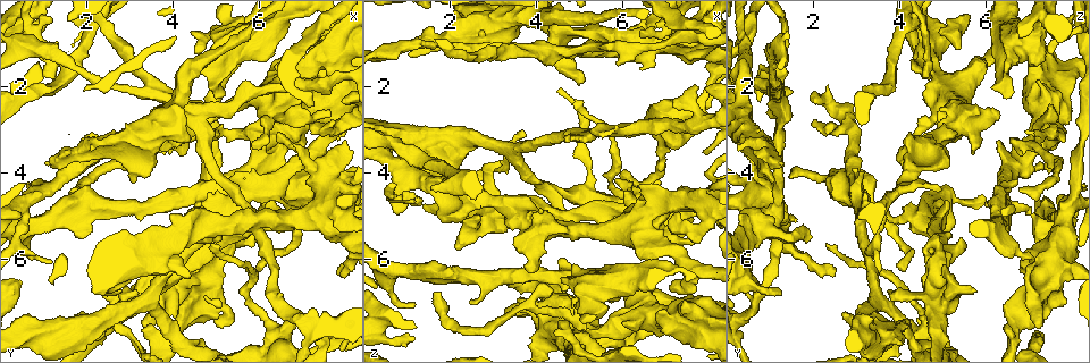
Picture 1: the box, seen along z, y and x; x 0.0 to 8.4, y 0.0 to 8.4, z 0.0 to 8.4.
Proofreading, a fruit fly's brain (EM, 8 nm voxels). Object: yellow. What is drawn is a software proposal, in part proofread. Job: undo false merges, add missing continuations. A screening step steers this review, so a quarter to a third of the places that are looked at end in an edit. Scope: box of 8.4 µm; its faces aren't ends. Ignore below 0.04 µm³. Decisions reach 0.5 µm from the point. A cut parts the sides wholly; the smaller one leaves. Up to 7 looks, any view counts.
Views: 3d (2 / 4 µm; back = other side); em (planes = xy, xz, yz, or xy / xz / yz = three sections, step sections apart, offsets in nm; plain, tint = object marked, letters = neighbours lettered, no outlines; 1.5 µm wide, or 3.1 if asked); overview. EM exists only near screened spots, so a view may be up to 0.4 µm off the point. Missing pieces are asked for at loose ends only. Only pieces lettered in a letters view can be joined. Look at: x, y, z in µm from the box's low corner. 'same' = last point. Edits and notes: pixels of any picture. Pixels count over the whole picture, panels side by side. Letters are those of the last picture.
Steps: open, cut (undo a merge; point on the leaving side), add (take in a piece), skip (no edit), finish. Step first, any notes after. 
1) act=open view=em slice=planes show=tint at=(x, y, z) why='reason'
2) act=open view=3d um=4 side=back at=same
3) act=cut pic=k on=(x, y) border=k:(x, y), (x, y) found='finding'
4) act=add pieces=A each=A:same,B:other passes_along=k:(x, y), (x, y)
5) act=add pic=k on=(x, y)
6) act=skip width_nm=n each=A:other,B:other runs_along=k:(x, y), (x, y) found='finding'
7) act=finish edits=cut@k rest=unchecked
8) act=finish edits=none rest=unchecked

act=open view=em slice=planes show=letters at=(3.60, 6.30, 7.10) why='branch stops here'

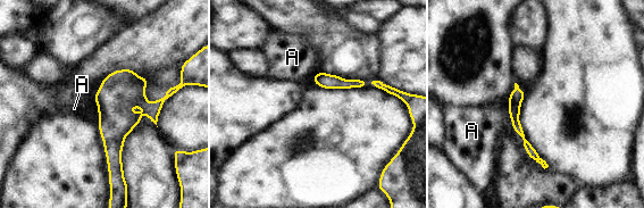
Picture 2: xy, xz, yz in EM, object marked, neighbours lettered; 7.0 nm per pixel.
act=skip each=A:other found='no lettered piece goes on from it'

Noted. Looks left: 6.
act=open view=em slice=xy step=8 show=tint at=(2.85, 6.80, 1.20) why='free end'

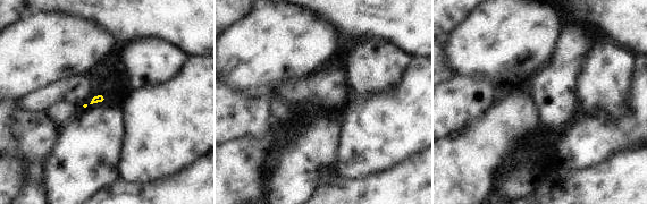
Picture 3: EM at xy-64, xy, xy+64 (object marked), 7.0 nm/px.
act=open view=em slice=planes show=letters at=same why='another direction'

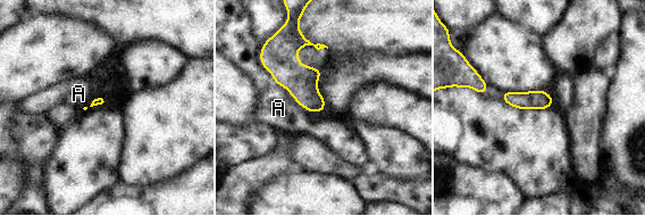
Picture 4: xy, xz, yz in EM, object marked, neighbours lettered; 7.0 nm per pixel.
act=skip longest_contact=A:340nm each=A:other border=4:(274, 81), (282, 85), (309, 113) found='no lettered piece goes on from it'

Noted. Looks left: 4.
act=open view=3d um=4 side=back at=(4.95, 5.65, 2.30) why='long arm stops here'

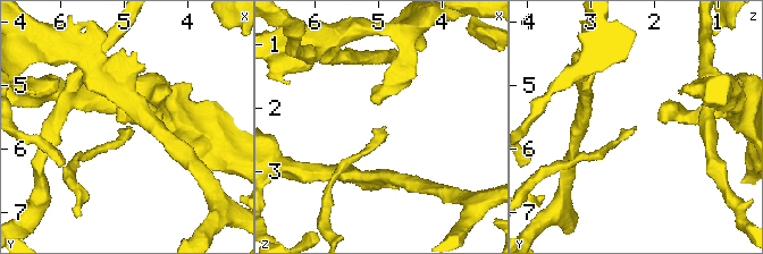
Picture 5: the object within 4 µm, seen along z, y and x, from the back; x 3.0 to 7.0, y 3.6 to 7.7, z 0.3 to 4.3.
act=open view=em slice=xz step=4 show=tint at=(4.90, 5.65, 2.30)

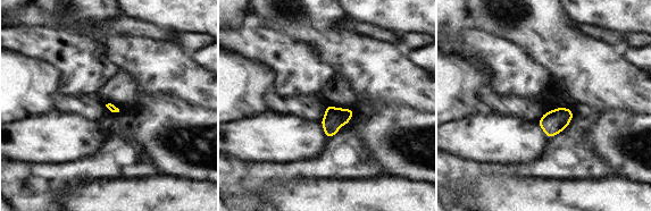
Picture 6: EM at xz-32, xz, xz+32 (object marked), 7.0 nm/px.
act=open view=em slice=planes show=letters at=same why='another direction'

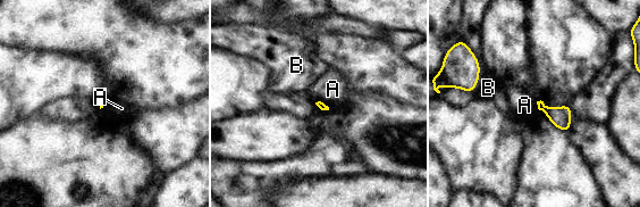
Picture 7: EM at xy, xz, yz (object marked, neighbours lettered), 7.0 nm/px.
act=skip each=A:other,B:other border=7:(536, 101), (539, 109) found='no lettered piece goes on from it'

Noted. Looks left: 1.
act=finish edits=none rest=unchecked

